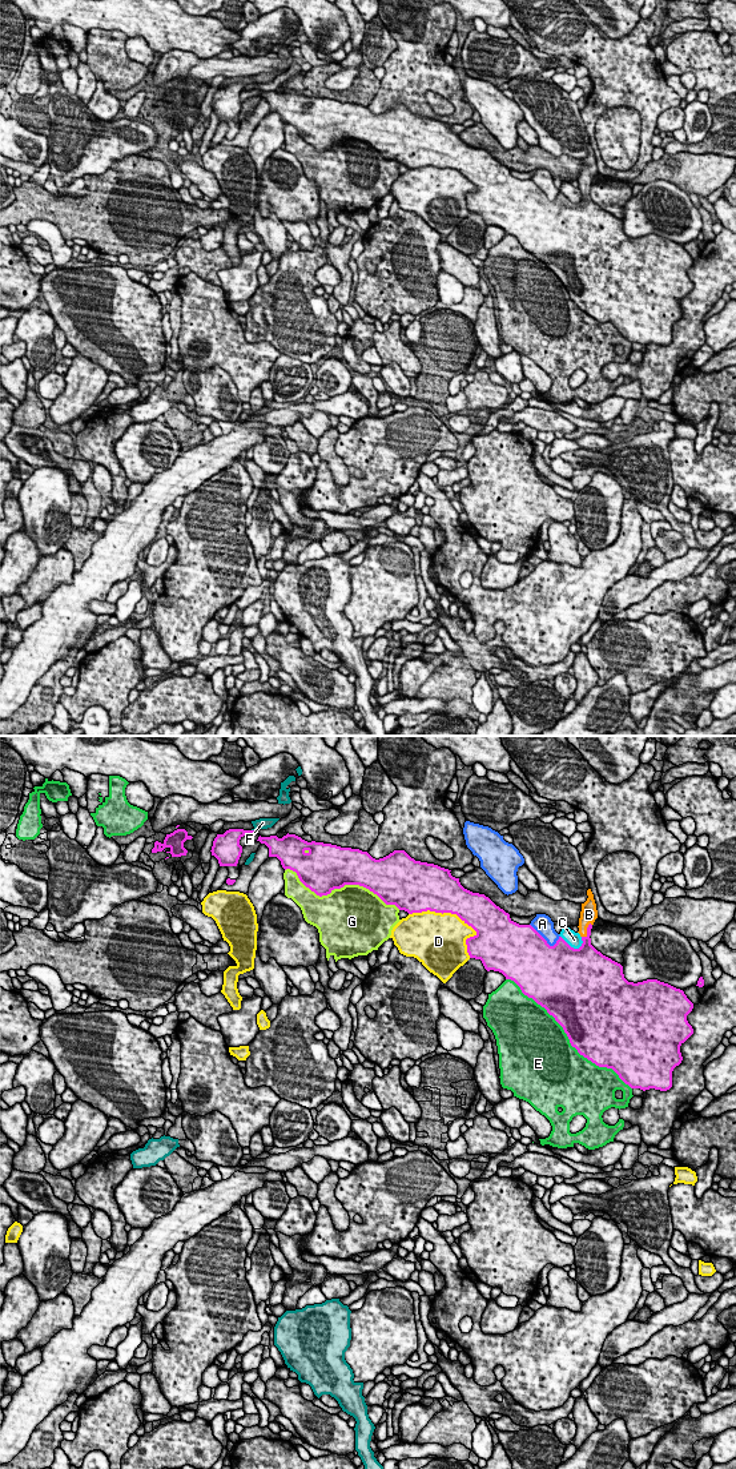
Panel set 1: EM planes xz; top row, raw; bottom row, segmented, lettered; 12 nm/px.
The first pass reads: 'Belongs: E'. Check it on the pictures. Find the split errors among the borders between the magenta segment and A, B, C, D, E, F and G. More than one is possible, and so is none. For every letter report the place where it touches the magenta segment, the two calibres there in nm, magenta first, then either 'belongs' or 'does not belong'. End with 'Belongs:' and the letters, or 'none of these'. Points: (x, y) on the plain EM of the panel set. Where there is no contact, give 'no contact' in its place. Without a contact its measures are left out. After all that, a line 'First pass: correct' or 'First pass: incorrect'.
A: xz (545, 194) | 500/220 nm | does not belong
B: xz (587, 185) | 180/200 nm | belongs
C: xz (572, 202) | 500/180 nm | does not belong
D: xz (457, 169) | 400/460 nm | does not belong
E: xz (567, 290) | 500/480 nm | does not belong
F: xz (254, 85) | 160/130 nm | does not belong
G: xz (341, 141) | 500/480 nm | does not belong
Belongs: B
First pass: incorrect

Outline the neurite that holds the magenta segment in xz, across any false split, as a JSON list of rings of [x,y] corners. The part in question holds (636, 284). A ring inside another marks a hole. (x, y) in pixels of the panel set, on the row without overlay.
[[[289,88],[282,93],[260,90],[257,96],[269,102],[269,112],[277,112],[285,125],[295,126],[299,136],[319,152],[327,150],[334,144],[341,144],[345,140],[359,140],[377,149],[386,160],[395,160],[409,169],[427,165],[457,169],[476,186],[474,192],[466,194],[470,213],[480,214],[487,226],[502,228],[506,234],[514,236],[524,250],[544,262],[563,282],[571,301],[580,310],[599,322],[612,323],[631,343],[667,346],[672,342],[672,326],[683,315],[680,301],[693,289],[693,283],[687,275],[693,258],[683,245],[657,234],[647,234],[638,238],[628,237],[624,233],[623,221],[603,210],[591,200],[591,184],[598,173],[591,144],[587,145],[587,156],[582,158],[578,181],[578,188],[583,196],[582,201],[574,204],[562,192],[554,201],[550,201],[531,180],[514,177],[510,169],[496,161],[488,152],[464,144],[459,133],[451,130],[451,125],[434,118],[415,116],[405,105],[394,105],[389,110],[375,114],[367,106],[359,104],[315,96],[307,97]]]

